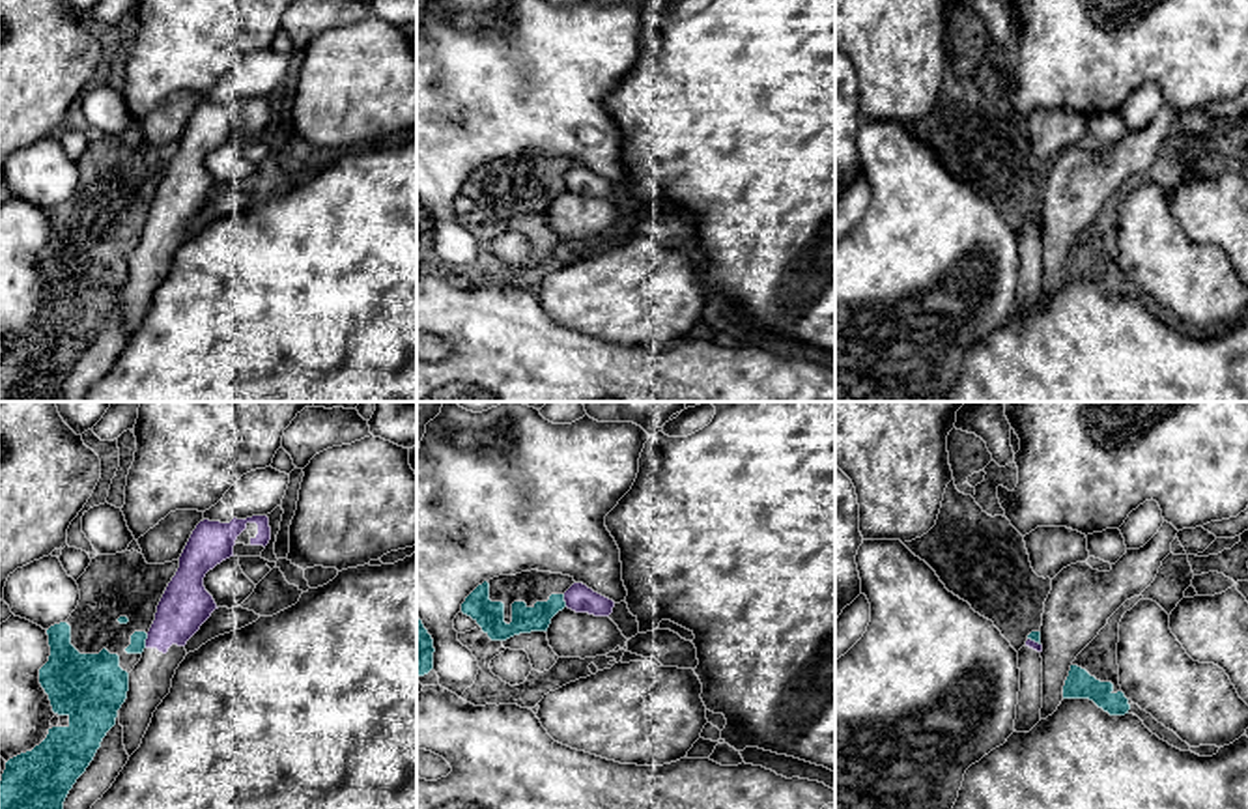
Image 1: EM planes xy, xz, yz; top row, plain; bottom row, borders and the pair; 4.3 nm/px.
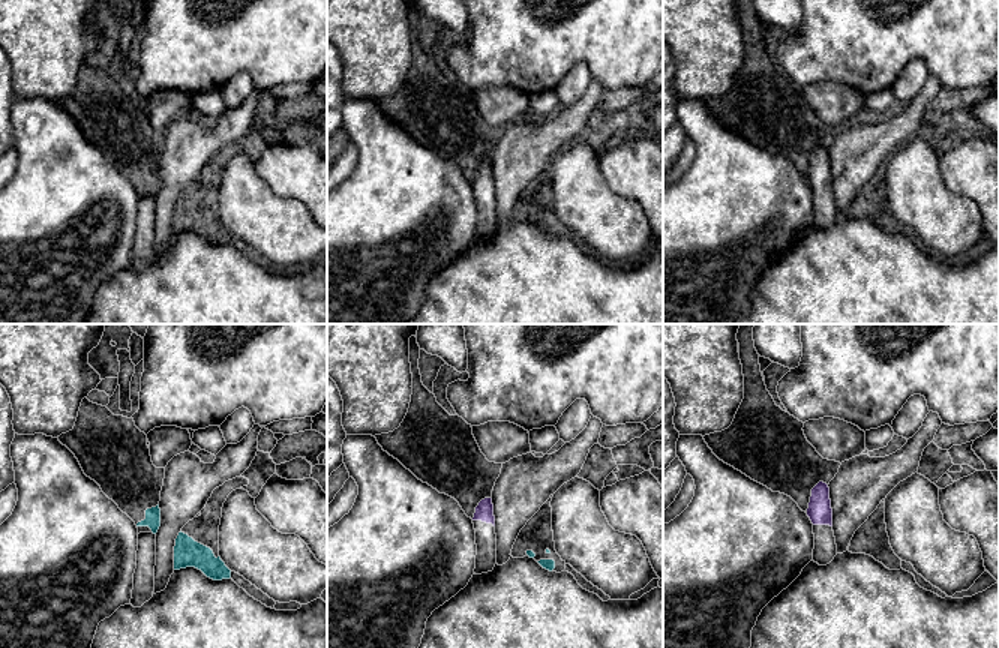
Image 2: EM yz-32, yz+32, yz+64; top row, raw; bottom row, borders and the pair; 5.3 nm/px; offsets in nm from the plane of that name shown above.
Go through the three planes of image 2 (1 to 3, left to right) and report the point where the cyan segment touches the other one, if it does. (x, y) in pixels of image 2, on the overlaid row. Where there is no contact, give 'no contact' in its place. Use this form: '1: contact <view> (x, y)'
1: no contact
2: no contact
3: no contact

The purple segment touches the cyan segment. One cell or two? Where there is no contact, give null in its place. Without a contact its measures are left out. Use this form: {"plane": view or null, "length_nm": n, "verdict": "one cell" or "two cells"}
{"plane": "xy", "length_nm": 70, "verdict": "two cells"}

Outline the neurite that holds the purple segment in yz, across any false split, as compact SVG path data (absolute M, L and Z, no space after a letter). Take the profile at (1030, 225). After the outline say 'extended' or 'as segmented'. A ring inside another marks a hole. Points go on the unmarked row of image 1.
M1028 220L1018 232L1020 273L1016 286L1016 314L1029 314L1041 303L1042 290L1042 226Z | extended

